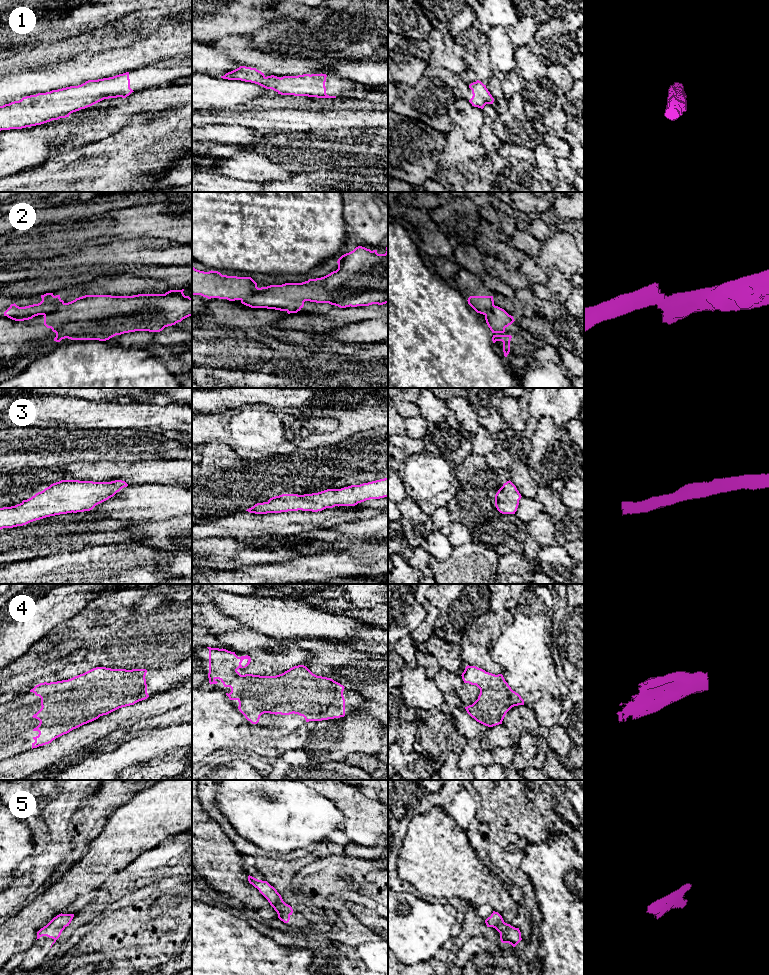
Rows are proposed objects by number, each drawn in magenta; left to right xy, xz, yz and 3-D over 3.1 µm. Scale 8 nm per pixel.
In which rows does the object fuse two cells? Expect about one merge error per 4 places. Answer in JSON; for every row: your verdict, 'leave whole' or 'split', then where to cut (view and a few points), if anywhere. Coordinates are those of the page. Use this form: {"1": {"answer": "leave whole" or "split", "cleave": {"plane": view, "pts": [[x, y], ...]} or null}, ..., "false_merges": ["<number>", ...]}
{"1": {"answer": "leave whole", "cleave": null}, "2": {"answer": "split", "cleave": {"plane": "xy", "pts": [[63, 302], [43, 314]]}}, "3": {"answer": "leave whole", "cleave": null}, "4": {"answer": "leave whole", "cleave": null}, "5": {"answer": "leave whole", "cleave": null}, "false_merges": ["2"]}

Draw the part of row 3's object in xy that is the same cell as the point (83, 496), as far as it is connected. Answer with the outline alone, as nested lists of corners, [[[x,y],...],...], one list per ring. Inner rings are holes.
[[[61,480],[20,504],[0,508],[0,530],[23,526],[50,516],[90,511],[127,486],[122,480]]]

